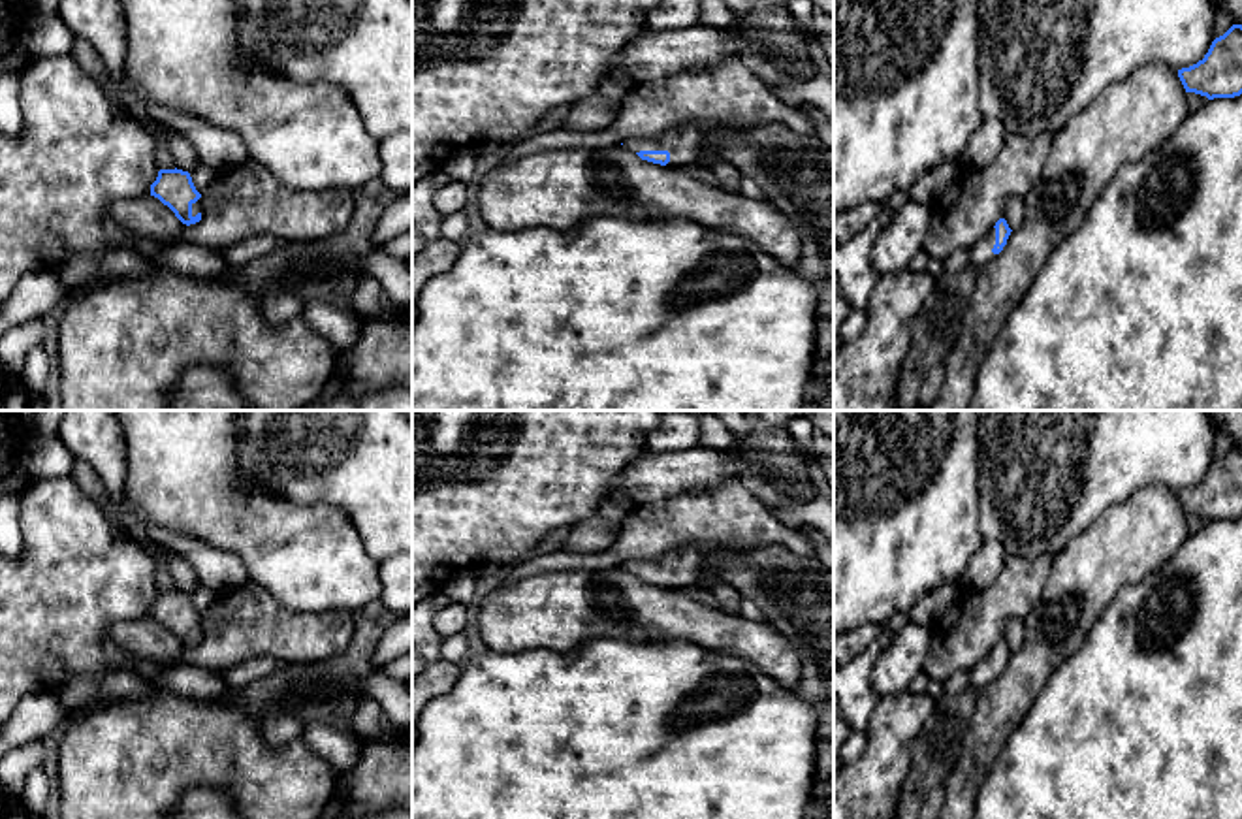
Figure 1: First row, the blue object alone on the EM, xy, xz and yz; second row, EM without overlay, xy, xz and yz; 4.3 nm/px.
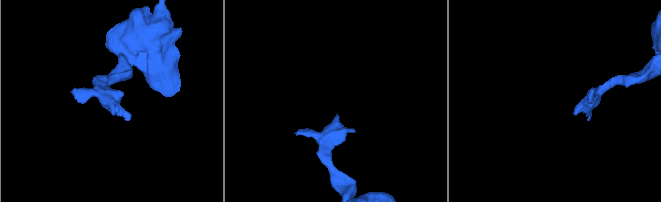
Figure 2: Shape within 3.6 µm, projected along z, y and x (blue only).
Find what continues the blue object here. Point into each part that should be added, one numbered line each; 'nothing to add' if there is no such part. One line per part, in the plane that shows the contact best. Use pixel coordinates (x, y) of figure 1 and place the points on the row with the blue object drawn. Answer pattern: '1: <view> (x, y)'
1: xz (680, 142)

